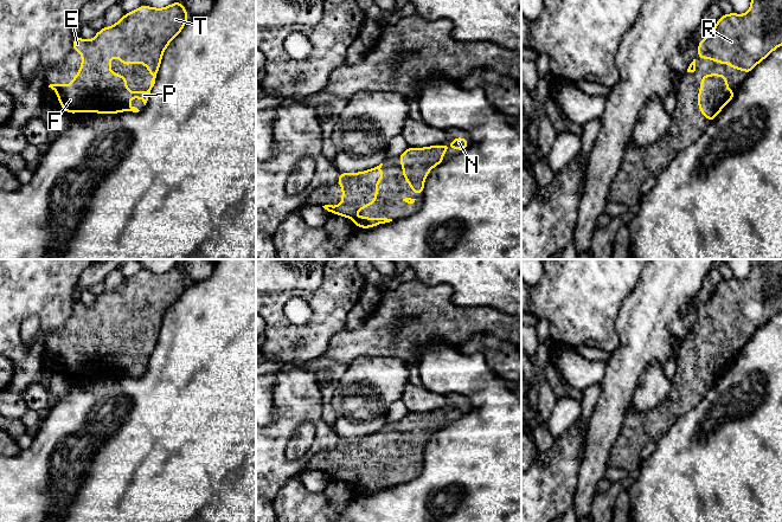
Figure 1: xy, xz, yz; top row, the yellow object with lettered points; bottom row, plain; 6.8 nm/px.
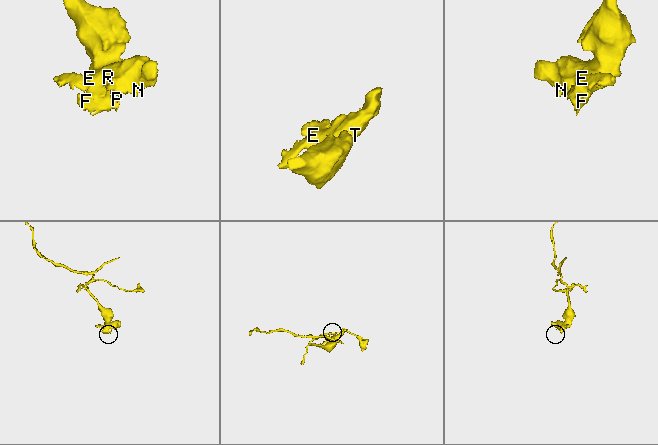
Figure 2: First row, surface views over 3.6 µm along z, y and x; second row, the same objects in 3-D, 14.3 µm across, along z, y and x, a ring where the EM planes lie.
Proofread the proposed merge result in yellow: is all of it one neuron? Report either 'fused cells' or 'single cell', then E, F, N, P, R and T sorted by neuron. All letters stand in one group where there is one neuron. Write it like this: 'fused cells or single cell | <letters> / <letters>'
single cell | E F N P R T

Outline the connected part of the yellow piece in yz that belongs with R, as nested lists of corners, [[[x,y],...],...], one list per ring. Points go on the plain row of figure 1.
[[[751,259],[749,276],[739,281],[735,277],[723,279],[714,294],[698,309],[698,322],[690,329],[687,337],[696,336],[698,323],[730,329],[735,335],[749,340],[775,314],[782,311],[782,259]]]

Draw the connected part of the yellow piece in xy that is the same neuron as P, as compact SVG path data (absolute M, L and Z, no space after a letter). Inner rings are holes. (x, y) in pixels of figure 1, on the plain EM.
M179 265L165 273L142 270L126 278L115 290L100 295L90 307L76 301L71 316L82 317L79 337L70 350L49 350L57 356L60 373L68 379L139 378L127 365L141 363L146 370L159 339L162 318L182 296L188 283ZM111 321L116 321L126 331L136 327L147 330L153 342L149 354L128 356L126 340L110 336Z

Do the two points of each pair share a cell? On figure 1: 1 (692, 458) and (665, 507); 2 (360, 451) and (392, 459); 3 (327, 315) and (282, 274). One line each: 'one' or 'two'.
1: one
2: one
3: two

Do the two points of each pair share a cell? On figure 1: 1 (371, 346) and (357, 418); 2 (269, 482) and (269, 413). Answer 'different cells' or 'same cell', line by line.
1: different cells
2: different cells

